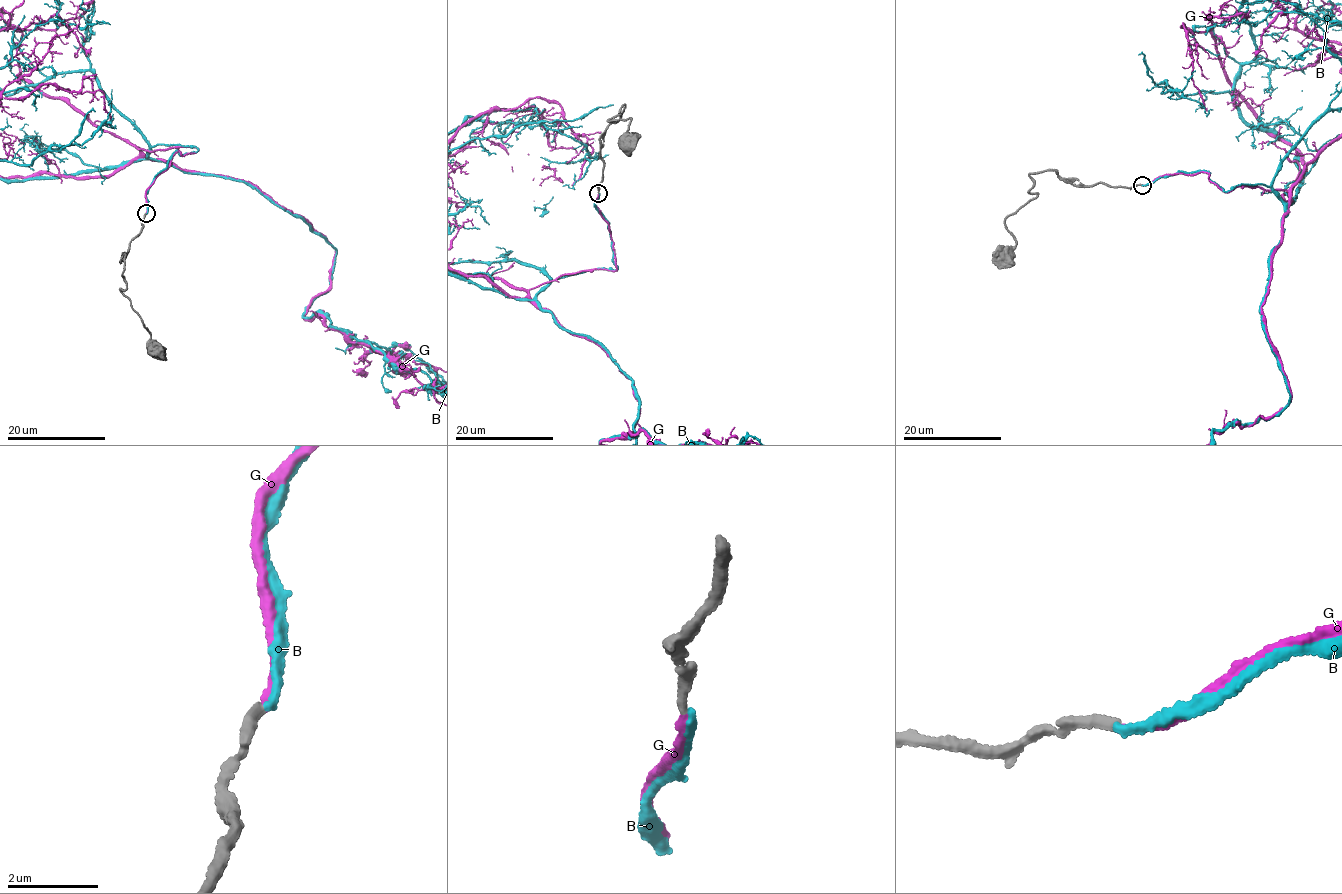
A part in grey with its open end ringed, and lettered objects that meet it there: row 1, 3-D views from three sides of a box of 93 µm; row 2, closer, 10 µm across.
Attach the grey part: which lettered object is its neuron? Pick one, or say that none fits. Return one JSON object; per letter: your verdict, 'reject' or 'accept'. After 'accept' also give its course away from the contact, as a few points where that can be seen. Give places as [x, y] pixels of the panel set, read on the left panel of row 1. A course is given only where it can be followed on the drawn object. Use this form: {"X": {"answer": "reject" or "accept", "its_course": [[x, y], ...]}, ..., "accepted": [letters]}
{"B": {"answer": "reject"}, "G": {"answer": "accept", "its_course": [[146, 214], [196, 148], [138, 150], [303, 217], [335, 255], [305, 319]]}, "accepted": ["G"]}

